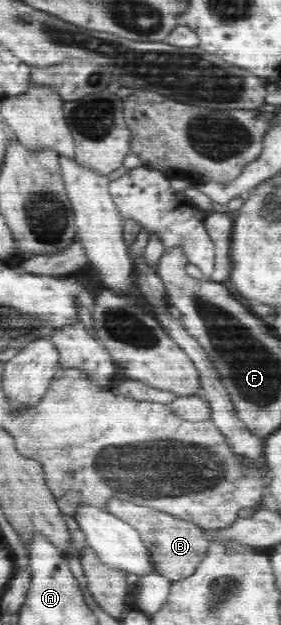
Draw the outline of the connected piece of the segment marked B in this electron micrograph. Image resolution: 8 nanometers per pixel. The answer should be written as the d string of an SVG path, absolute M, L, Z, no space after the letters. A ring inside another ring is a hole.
M109 499L107 510L134 527L145 544L150 558L154 561L157 573L168 577L172 582L189 577L203 561L210 546L208 533L189 520L175 518L155 509L135 505L129 501Z

